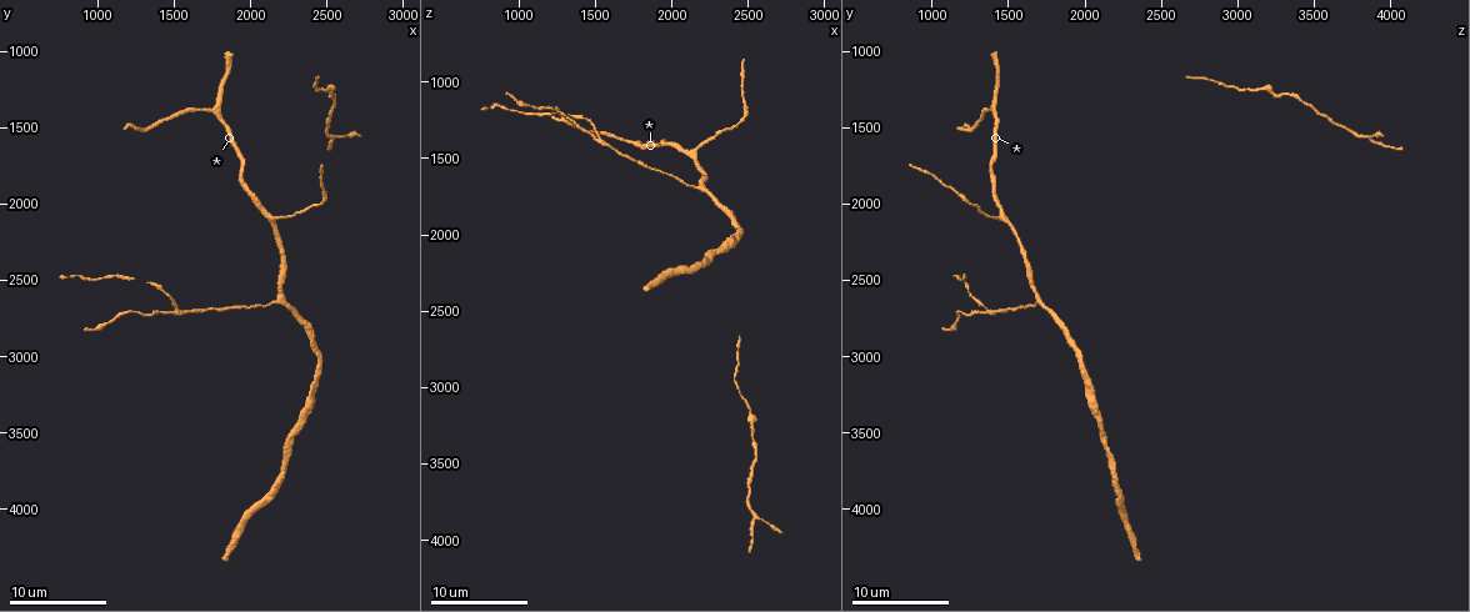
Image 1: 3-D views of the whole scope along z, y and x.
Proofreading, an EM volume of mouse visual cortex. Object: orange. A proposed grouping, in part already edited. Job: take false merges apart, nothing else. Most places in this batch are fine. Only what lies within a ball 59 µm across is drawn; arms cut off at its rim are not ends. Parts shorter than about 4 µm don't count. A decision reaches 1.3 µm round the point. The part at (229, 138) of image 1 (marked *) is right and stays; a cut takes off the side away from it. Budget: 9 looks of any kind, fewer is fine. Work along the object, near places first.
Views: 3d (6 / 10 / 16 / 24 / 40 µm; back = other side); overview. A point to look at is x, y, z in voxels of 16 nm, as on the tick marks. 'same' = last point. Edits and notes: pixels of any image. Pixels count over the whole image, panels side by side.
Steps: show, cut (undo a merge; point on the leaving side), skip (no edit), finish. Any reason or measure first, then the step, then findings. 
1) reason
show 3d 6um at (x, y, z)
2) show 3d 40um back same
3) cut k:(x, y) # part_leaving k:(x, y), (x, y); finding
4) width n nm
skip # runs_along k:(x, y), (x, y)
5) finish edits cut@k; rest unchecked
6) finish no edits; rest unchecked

a fork
show 3d 10um at (1740, 1360, 1420)

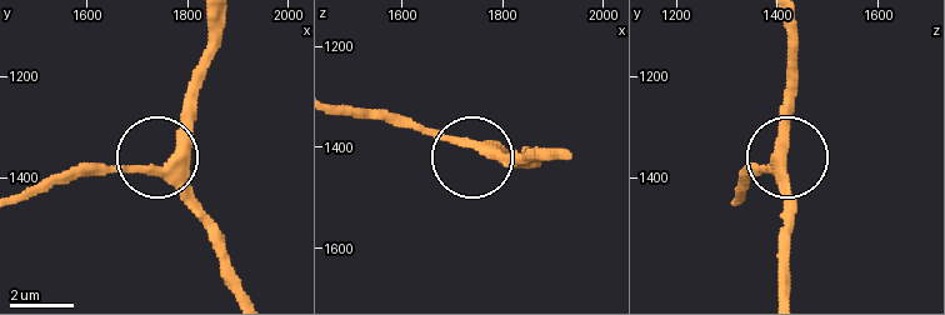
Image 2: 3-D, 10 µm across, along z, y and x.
width 320 nm
skip # runs_along 2:(219, 259), (216, 230), (163, 173), (146, 165), (84, 165); all the same neuron

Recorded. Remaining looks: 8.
a fork
show 3d 10um at (2160, 2080, 1440)

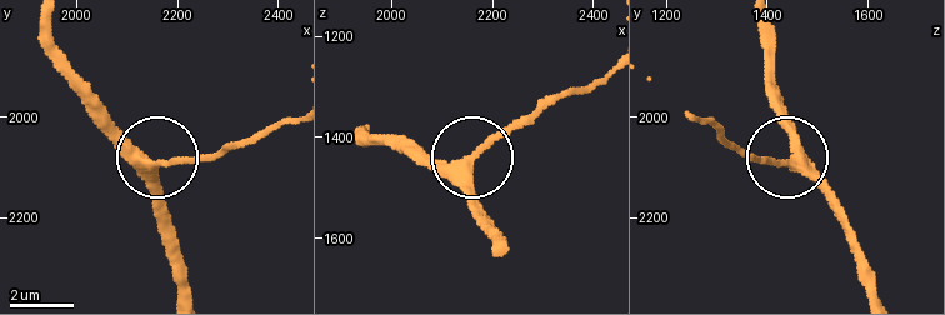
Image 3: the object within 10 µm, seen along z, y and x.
show 3d 10um back at (2150, 2100, 1450)

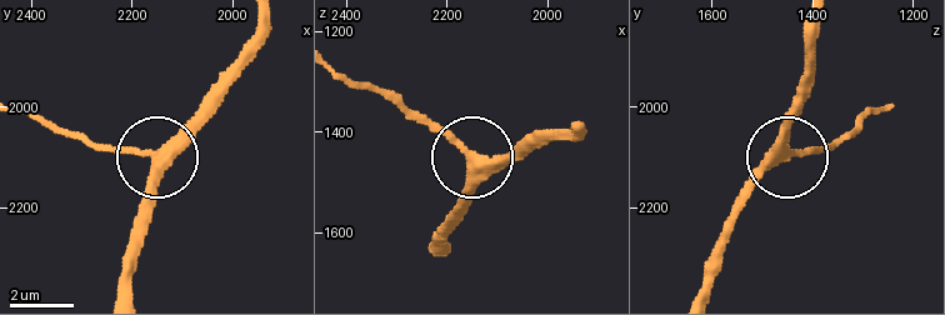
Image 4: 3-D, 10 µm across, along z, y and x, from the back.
arms 3
skip # all the same neuron

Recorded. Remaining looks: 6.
three-way junction
show 3d 10um at (2180, 2620, 1680)

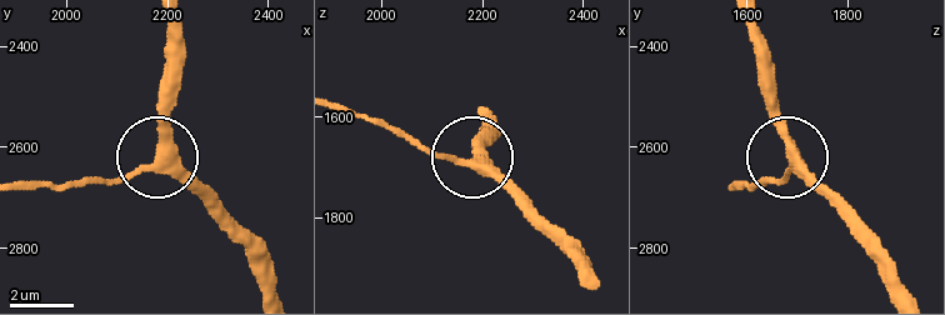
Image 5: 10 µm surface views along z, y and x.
closer look
show 3d 6um at (2170, 2635, 1685)

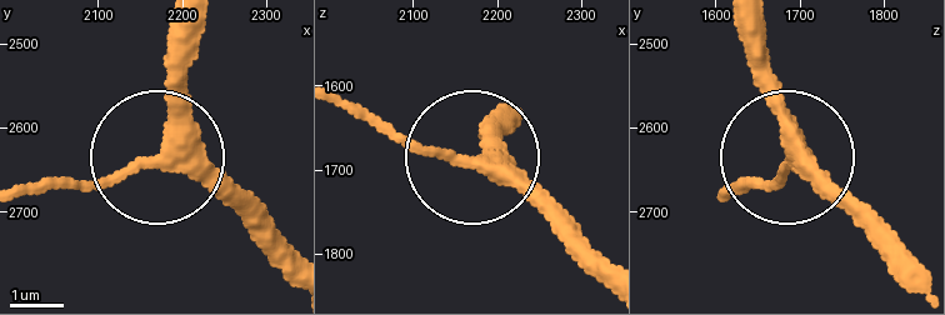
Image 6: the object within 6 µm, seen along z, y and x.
side_arm 28 um
skip # runs_along 6:(180, 26), (180, 121), (168, 148), (50, 188); all the same neuron

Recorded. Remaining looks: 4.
a fork
show 3d 10um at (1520, 2680, 1380)

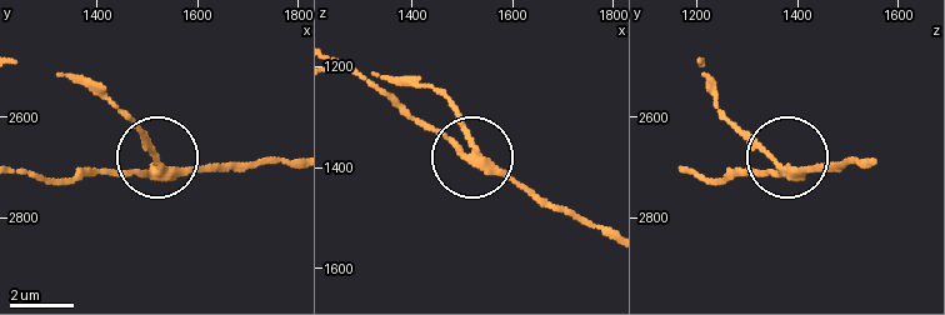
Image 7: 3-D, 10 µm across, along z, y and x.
show 3d 10um back at (1515, 2700, 1355)

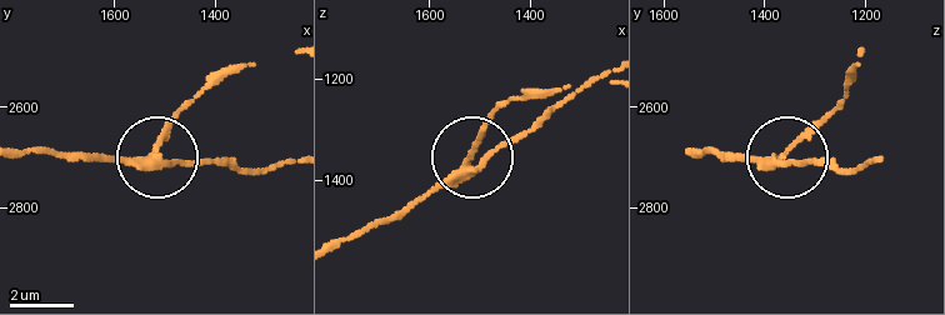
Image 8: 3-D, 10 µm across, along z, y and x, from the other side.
width 220 nm
skip # runs_along 8:(694, 151), (718, 159), (833, 159); all the same neuron

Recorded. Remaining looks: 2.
finish no edits; rest unchecked

